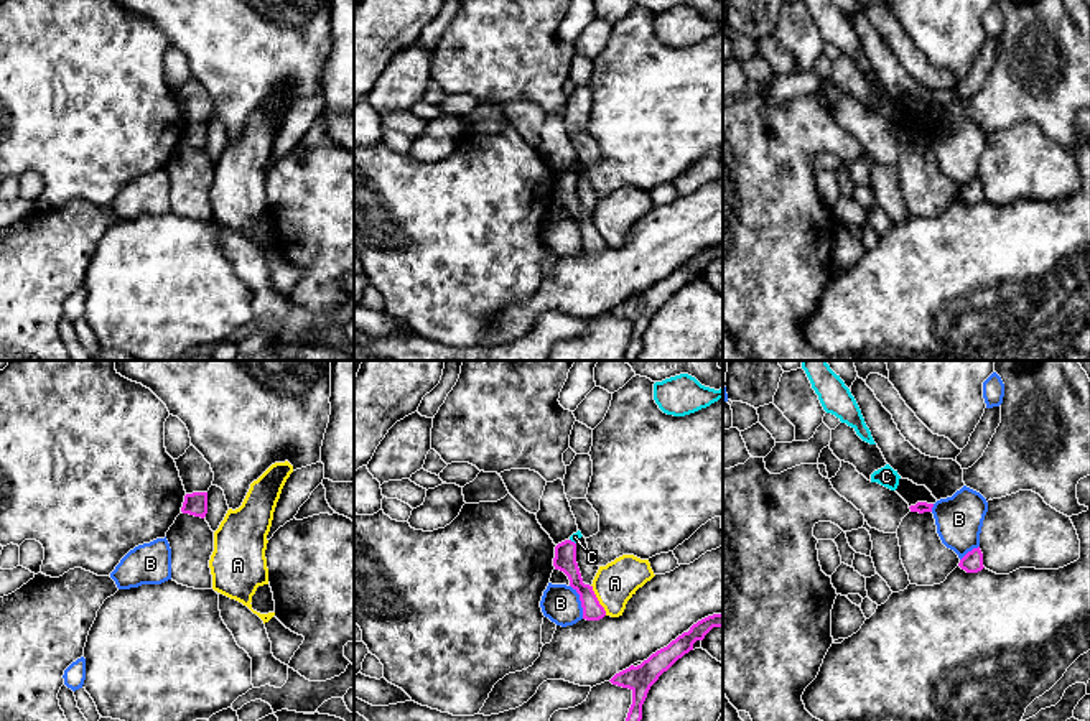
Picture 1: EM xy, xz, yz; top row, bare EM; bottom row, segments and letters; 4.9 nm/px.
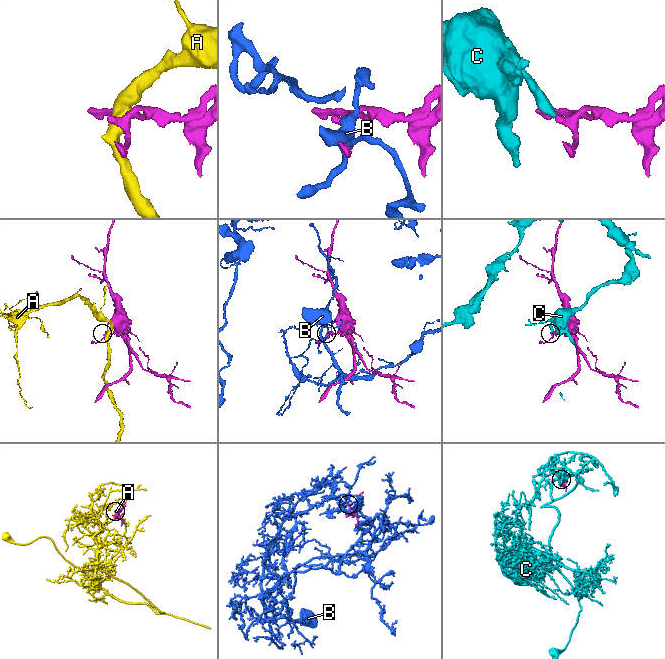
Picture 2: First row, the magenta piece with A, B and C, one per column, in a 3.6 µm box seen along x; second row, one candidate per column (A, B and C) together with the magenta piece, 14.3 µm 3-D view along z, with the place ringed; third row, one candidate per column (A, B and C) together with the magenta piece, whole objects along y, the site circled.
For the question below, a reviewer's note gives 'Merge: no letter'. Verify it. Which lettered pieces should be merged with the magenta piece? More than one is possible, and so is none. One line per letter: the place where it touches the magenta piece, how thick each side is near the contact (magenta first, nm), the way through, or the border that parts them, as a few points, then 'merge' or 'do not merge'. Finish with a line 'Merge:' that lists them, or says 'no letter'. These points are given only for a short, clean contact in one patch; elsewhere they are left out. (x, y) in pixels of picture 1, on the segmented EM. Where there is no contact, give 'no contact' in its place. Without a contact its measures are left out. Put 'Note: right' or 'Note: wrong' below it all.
A: xz (596, 600) | 110/200 nm | along xz (591, 585), (606, 614) | do not merge
B: xz (580, 600) | 110/190 nm | do not merge
C: xz (573, 542) | 110/50 nm | along xz (570, 539), (575, 544) | do not merge
Merge: no letter
Note: right

